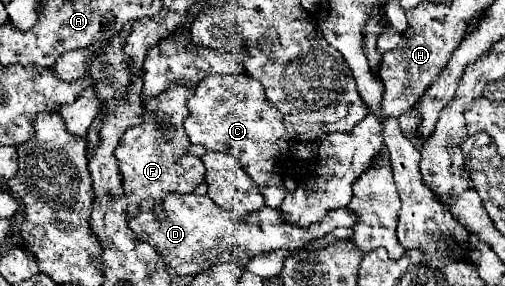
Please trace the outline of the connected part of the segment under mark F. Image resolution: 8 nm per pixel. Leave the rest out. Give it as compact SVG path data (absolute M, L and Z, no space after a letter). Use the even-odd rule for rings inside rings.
M176 85L176 89L168 89L164 97L158 97L156 101L148 101L144 111L144 125L138 125L136 129L128 129L124 137L120 139L120 145L116 147L116 157L120 161L120 173L124 177L124 191L128 193L128 213L134 217L136 207L140 201L152 199L156 203L156 209L160 209L160 201L166 193L178 191L178 193L190 193L196 189L198 183L204 181L204 163L188 155L188 135L184 133L182 119L188 115L186 101L192 97L192 89L184 89L184 85ZM156 111L160 111L160 117L164 117L166 123L172 123L174 131L162 131L156 127Z

